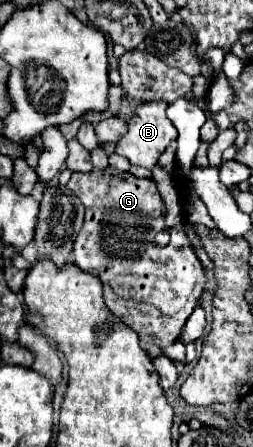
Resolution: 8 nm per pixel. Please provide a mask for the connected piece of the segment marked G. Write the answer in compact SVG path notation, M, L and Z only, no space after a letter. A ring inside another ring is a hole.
M108 166L104 170L94 168L88 174L72 172L68 188L80 198L80 202L86 208L84 226L76 236L72 250L76 266L102 280L104 300L108 308L122 320L126 320L126 324L138 332L144 344L154 344L158 348L172 346L178 340L188 316L198 306L206 282L204 266L188 240L186 224L178 224L172 228L166 226L166 206L152 178L136 178L130 172L118 172L112 166ZM162 230L166 230L172 236L168 246L158 246L154 242L154 236Z

